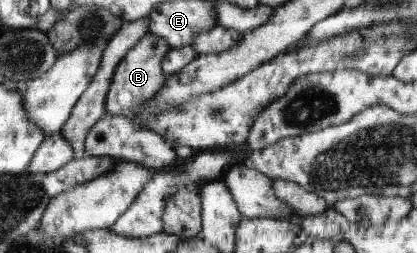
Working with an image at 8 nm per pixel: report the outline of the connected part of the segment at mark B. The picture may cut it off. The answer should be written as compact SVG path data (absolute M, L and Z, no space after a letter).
M146 32L146 35L136 42L136 45L126 53L122 61L116 66L106 94L106 114L132 116L140 104L155 97L155 94L161 91L168 78L168 75L163 72L163 59L170 48L163 37L152 32Z

